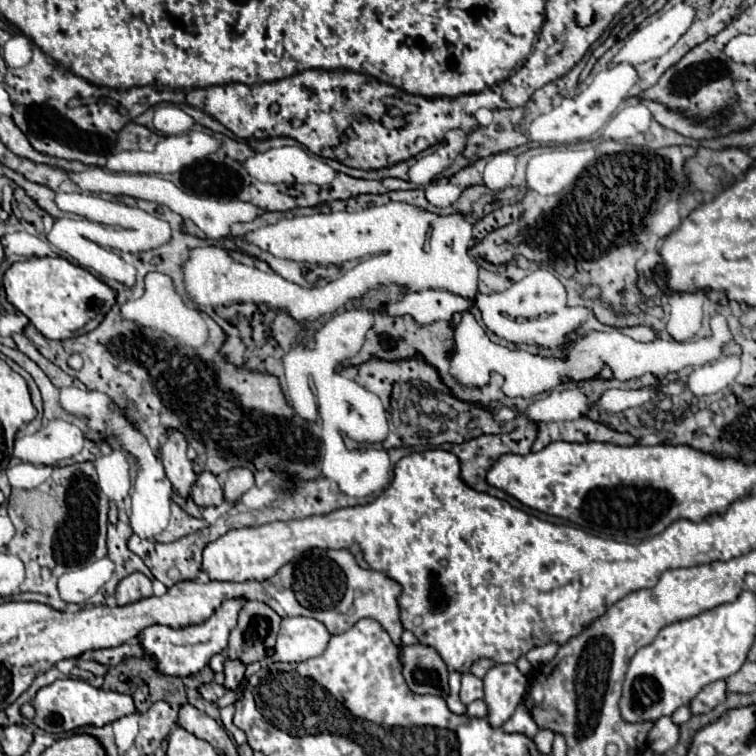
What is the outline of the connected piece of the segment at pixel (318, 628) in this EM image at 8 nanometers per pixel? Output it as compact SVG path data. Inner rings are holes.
M284 617L276 641L276 655L272 657L272 661L306 661L310 657L318 657L324 653L328 641L330 633L320 621L312 617Z

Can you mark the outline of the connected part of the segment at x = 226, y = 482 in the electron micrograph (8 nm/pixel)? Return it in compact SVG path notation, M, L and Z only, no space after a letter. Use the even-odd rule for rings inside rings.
M246 467L230 469L230 473L226 473L222 479L222 487L224 487L226 499L238 499L242 493L246 493L250 487L254 487L254 475Z

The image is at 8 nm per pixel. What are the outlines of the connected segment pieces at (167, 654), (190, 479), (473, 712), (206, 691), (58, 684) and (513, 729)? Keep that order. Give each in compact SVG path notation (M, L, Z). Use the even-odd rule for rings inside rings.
M244 597L224 601L212 613L210 619L206 619L204 623L198 623L198 625L186 625L186 627L178 627L178 629L168 627L168 625L150 625L140 633L140 643L144 645L146 653L158 663L162 673L176 675L176 677L194 675L208 665L212 655L216 655L220 651L226 651L230 629L234 629L238 611L242 609L244 601L246 601Z
M168 429L166 439L160 447L162 453L162 465L166 469L166 477L170 479L172 487L186 497L190 493L190 487L196 481L196 473L192 471L192 463L186 457L188 441L178 433L178 429Z
M474 701L474 703L470 703L470 705L466 705L466 717L486 717L486 713L488 713L488 709L486 709L486 703L484 701Z
M206 683L200 687L200 693L206 701L218 701L224 693L226 693L226 687L224 685L218 685L218 683Z
M58 679L42 689L38 689L38 693L34 695L34 723L48 733L68 733L76 727L82 725L108 725L124 715L132 715L134 713L134 703L130 695L122 695L116 691L104 691L104 689L96 689L92 687L88 681L82 679Z
M526 687L526 693L522 695L522 701L518 703L518 709L514 711L514 717L510 717L510 721L506 721L506 725L502 725L502 729L506 733L524 733L526 737L534 737L538 733L538 725L534 723L534 719L530 717L530 713L526 713L526 697L530 695L530 687Z

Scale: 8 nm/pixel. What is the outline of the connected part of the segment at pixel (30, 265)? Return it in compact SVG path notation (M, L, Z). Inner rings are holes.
M32 257L12 263L4 273L8 301L24 313L46 339L70 339L92 331L116 303L116 291L64 257Z

